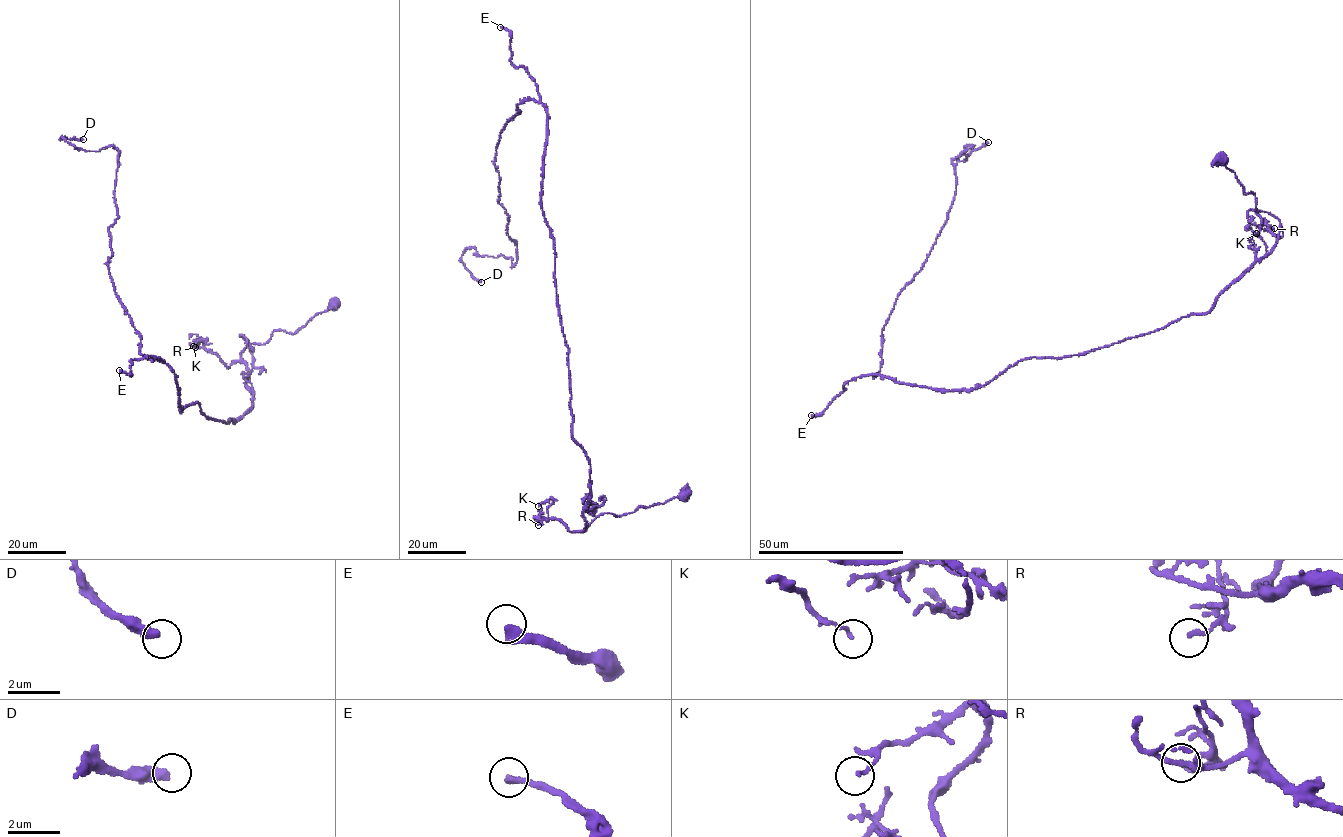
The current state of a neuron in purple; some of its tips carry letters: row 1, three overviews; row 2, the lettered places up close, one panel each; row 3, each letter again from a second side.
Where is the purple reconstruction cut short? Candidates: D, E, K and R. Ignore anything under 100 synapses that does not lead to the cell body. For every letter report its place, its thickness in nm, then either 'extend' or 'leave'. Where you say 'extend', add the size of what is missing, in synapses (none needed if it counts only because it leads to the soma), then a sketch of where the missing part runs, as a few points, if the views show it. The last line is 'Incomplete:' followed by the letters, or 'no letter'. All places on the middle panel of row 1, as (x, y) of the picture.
D: (481, 282) | 360 nm | leave
E: (500, 27) | 300 nm | extend | 180 syn
K: (538, 506) | 130 nm | leave
R: (538, 525) | 160 nm | leave
Incomplete: E

